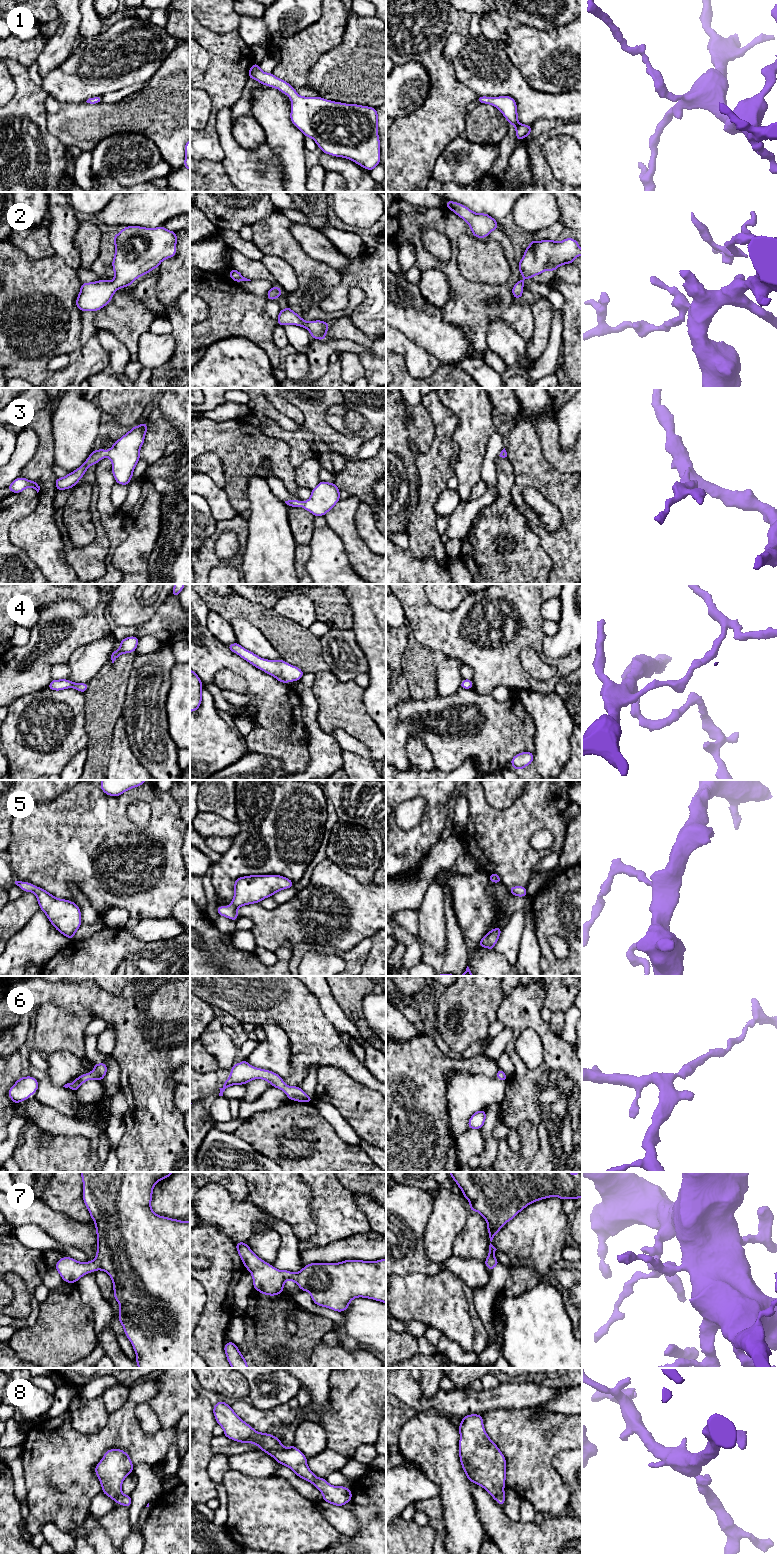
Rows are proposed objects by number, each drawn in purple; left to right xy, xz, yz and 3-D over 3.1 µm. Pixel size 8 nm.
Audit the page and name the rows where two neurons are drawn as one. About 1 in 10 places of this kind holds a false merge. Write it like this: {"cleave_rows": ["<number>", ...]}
{"cleave_rows": []}

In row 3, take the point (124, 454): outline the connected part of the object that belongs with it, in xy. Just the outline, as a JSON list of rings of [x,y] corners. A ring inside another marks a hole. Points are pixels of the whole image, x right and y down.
[[[143,422],[131,428],[130,431],[118,439],[108,451],[105,449],[93,450],[79,468],[68,473],[67,476],[56,478],[55,487],[57,491],[74,487],[91,465],[97,464],[106,456],[112,462],[112,474],[115,478],[115,483],[127,486],[140,460],[140,449],[144,444],[147,430],[147,423]]]

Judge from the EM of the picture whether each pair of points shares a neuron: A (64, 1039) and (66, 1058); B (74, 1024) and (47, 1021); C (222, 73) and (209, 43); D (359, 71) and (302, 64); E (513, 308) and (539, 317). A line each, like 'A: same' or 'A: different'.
A: different
B: same
C: same
D: different
E: different

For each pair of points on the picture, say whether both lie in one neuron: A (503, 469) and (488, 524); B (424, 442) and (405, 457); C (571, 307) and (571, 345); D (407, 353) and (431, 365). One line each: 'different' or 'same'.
A: same
B: same
C: same
D: same

